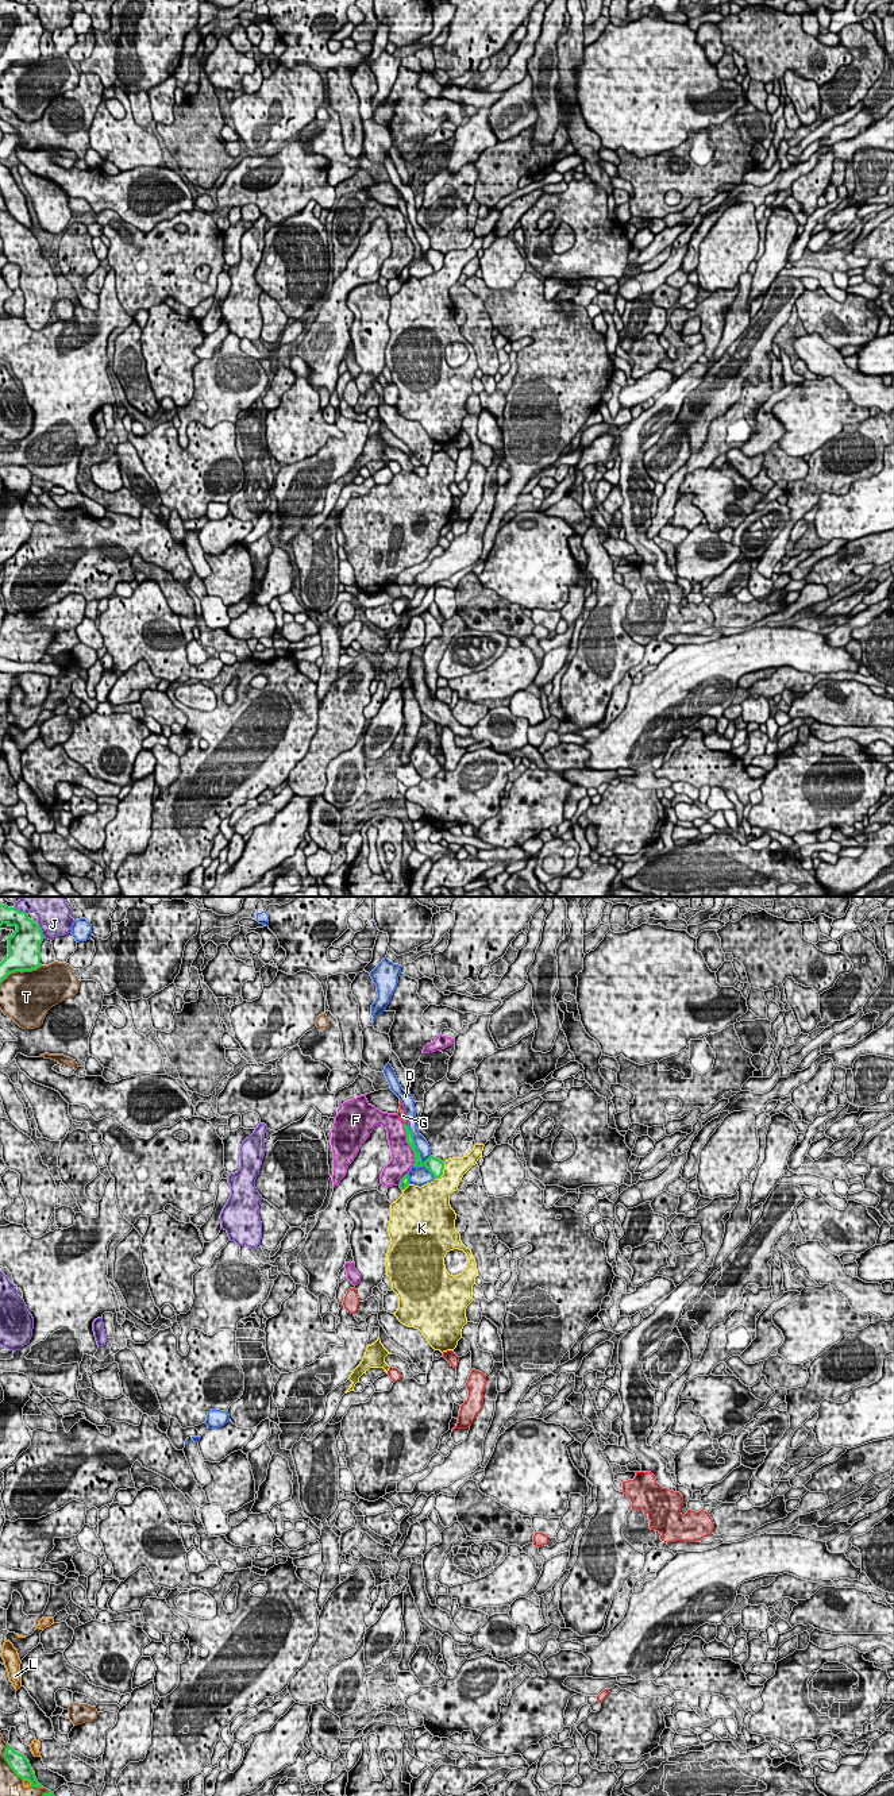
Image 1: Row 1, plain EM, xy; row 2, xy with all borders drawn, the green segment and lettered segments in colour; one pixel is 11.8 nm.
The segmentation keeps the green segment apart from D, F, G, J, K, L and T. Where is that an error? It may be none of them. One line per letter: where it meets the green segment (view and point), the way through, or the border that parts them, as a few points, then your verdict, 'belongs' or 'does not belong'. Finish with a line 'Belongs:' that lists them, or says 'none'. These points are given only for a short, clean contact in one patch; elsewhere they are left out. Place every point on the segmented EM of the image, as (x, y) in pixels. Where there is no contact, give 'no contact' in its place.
D: contact xy (419, 1152); does not belong
F: contact xy (409, 1145); does not belong
G: contact xy (404, 1124); does not belong
J: contact xy (41, 931); does not belong
K: contact xy (442, 1172); does not belong
L: contact xy (29, 1780); border xy (23, 1780), (27, 1780), (31, 1785); does not belong
T: contact xy (20, 971); does not belong
Belongs: none

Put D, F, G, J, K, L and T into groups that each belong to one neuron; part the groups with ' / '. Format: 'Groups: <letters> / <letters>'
Groups: D L / F / G / J / K / T

